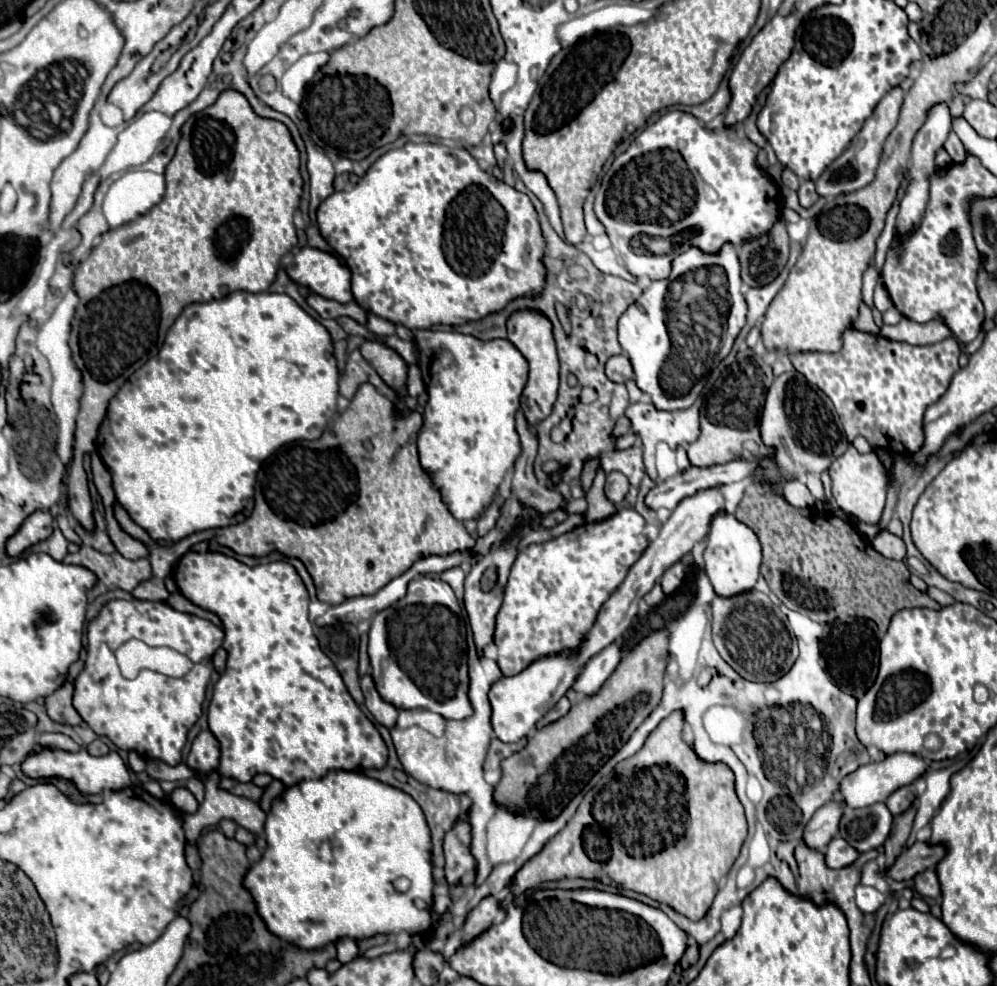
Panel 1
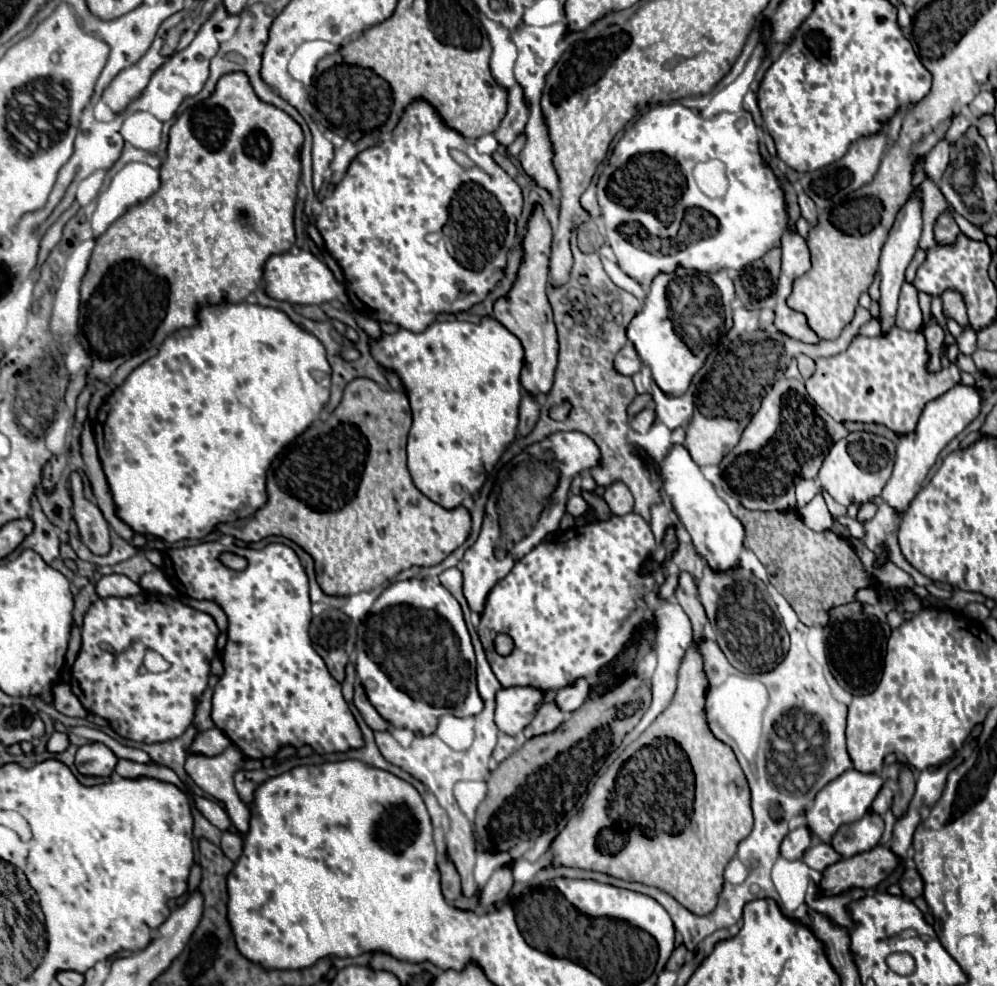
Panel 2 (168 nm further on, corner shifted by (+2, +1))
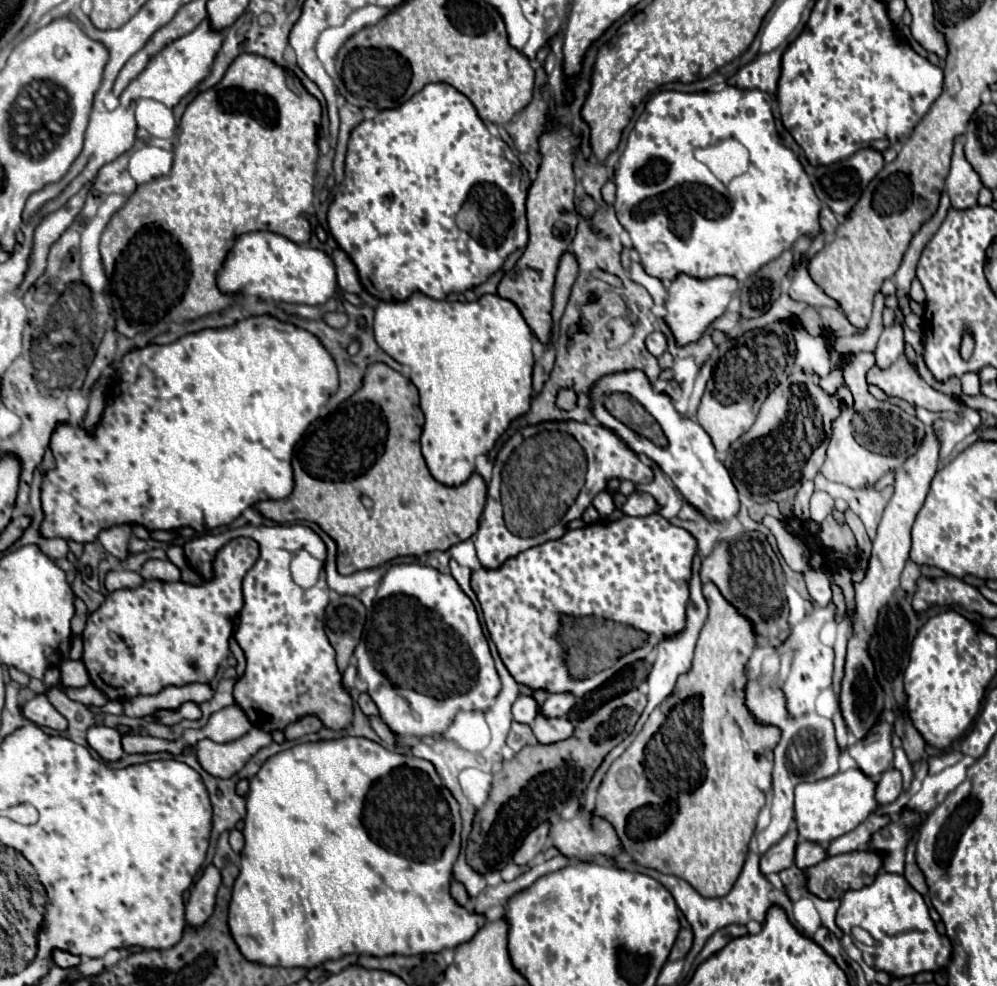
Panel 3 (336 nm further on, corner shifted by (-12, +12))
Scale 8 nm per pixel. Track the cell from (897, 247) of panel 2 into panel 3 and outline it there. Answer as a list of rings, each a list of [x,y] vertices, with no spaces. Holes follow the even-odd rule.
[[[896,305],[894,309],[896,313],[896,321],[892,327],[884,327],[878,343],[876,343],[876,365],[878,367],[888,367],[890,363],[896,361],[896,357],[904,351],[904,313],[900,309],[900,305]]]

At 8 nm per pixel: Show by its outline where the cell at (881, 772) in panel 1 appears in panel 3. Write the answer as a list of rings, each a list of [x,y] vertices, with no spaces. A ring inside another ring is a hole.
[[[858,767],[814,783],[800,783],[794,795],[796,795],[794,809],[800,837],[820,845],[828,845],[828,841],[856,829],[870,813],[878,809],[876,781],[864,775]]]

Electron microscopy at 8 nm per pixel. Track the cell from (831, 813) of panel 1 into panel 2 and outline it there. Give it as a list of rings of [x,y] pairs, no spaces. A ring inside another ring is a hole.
[[[800,826],[796,830],[792,830],[780,844],[780,856],[786,860],[800,860],[806,846],[810,846],[812,842],[812,834],[810,830],[806,830],[806,826]]]

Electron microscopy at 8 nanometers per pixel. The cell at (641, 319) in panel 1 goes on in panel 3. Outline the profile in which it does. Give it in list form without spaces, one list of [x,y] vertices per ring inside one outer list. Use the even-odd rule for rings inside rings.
[[[680,273],[668,289],[668,299],[666,299],[666,311],[668,313],[664,317],[666,325],[670,327],[670,331],[676,339],[676,345],[684,347],[688,343],[698,341],[706,333],[710,323],[724,315],[724,311],[726,311],[730,299],[732,299],[732,295],[736,293],[736,289],[738,289],[738,281],[732,279],[730,275],[696,279],[696,277]]]

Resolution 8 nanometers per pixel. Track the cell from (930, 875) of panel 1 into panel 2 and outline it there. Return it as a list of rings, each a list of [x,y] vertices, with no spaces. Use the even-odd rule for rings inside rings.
[[[908,866],[900,878],[900,888],[902,888],[902,894],[908,898],[908,900],[914,900],[918,896],[922,896],[922,878],[918,876],[916,868],[914,866]]]

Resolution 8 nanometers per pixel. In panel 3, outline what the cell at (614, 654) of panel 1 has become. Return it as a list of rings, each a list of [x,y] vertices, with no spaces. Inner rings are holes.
[[[570,691],[564,693],[552,693],[544,705],[540,705],[540,711],[544,711],[548,717],[562,717],[568,715],[576,705],[576,697]]]

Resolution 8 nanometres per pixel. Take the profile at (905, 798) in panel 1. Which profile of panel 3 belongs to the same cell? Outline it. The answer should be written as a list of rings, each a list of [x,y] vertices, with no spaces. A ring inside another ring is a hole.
[[[888,769],[884,771],[884,775],[880,775],[878,785],[876,785],[876,801],[880,805],[892,803],[898,799],[898,795],[902,793],[902,775],[898,769]]]

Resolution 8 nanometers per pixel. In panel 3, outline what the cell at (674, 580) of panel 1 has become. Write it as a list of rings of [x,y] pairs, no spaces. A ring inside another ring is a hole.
[[[708,581],[702,585],[704,597],[708,601],[708,619],[700,631],[700,639],[696,643],[692,669],[678,679],[676,691],[654,709],[648,717],[638,741],[642,747],[652,739],[660,725],[666,721],[670,709],[676,709],[688,701],[700,707],[700,727],[702,727],[702,743],[704,743],[704,769],[706,779],[692,793],[678,793],[678,777],[664,779],[662,793],[654,793],[648,787],[646,775],[610,775],[610,769],[602,781],[602,787],[596,795],[594,815],[600,819],[608,819],[612,823],[622,849],[642,867],[658,869],[660,873],[670,873],[680,879],[686,879],[702,897],[724,897],[736,883],[744,859],[748,855],[748,841],[756,829],[756,819],[760,809],[766,805],[766,793],[772,787],[773,750],[780,739],[780,731],[776,727],[758,725],[748,709],[744,707],[744,665],[754,647],[754,635],[750,633],[750,623],[736,613],[736,609],[720,595],[718,587]]]

